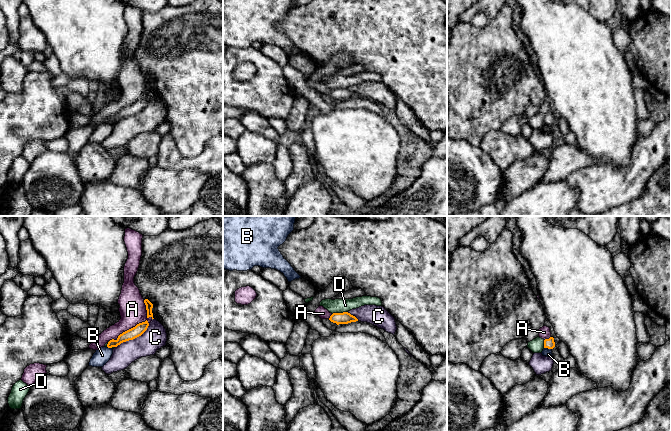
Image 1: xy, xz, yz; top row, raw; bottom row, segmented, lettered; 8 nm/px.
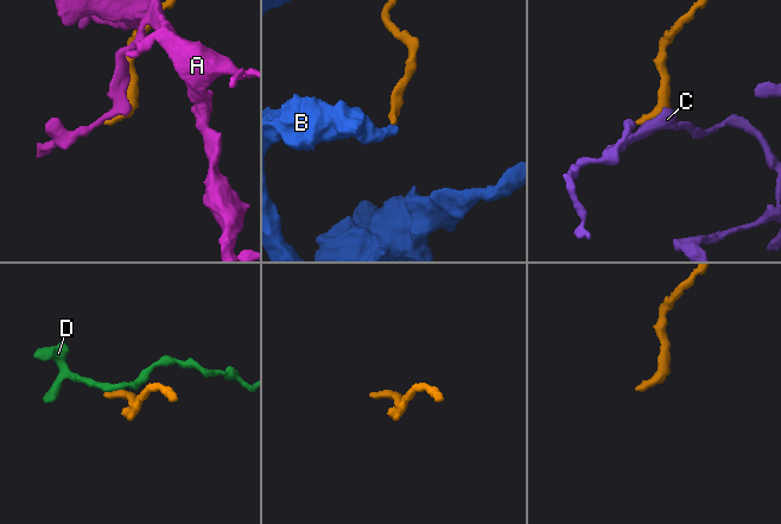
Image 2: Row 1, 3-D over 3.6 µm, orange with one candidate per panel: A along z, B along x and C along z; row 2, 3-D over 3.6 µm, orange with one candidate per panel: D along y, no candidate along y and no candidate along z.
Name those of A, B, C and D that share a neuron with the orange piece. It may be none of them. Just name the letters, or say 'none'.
none

